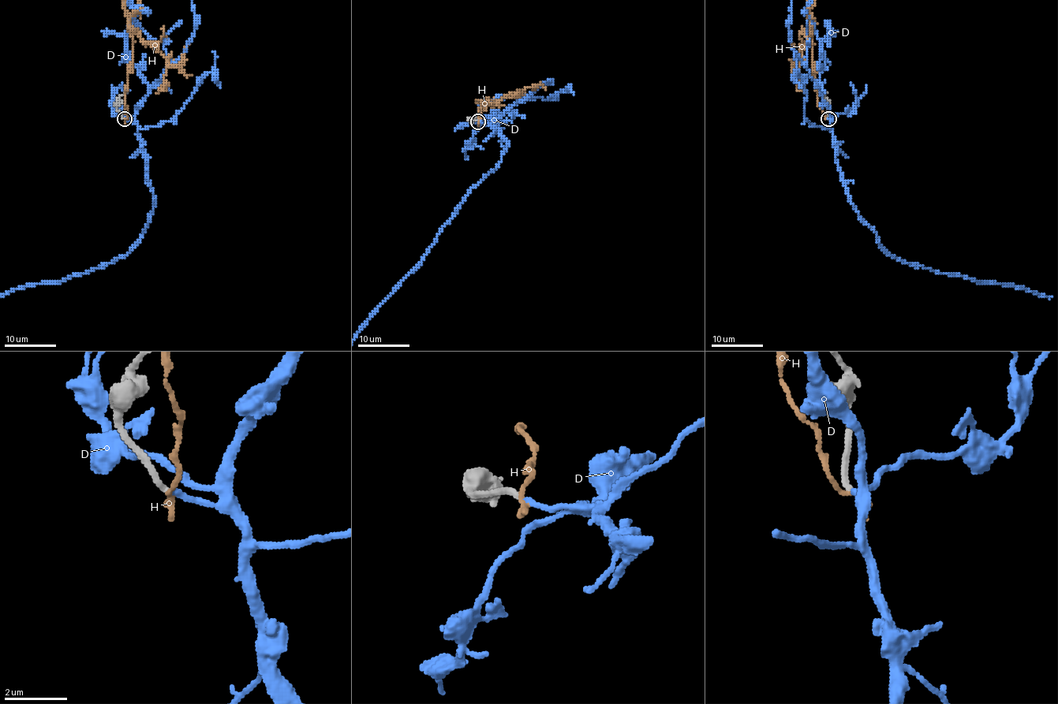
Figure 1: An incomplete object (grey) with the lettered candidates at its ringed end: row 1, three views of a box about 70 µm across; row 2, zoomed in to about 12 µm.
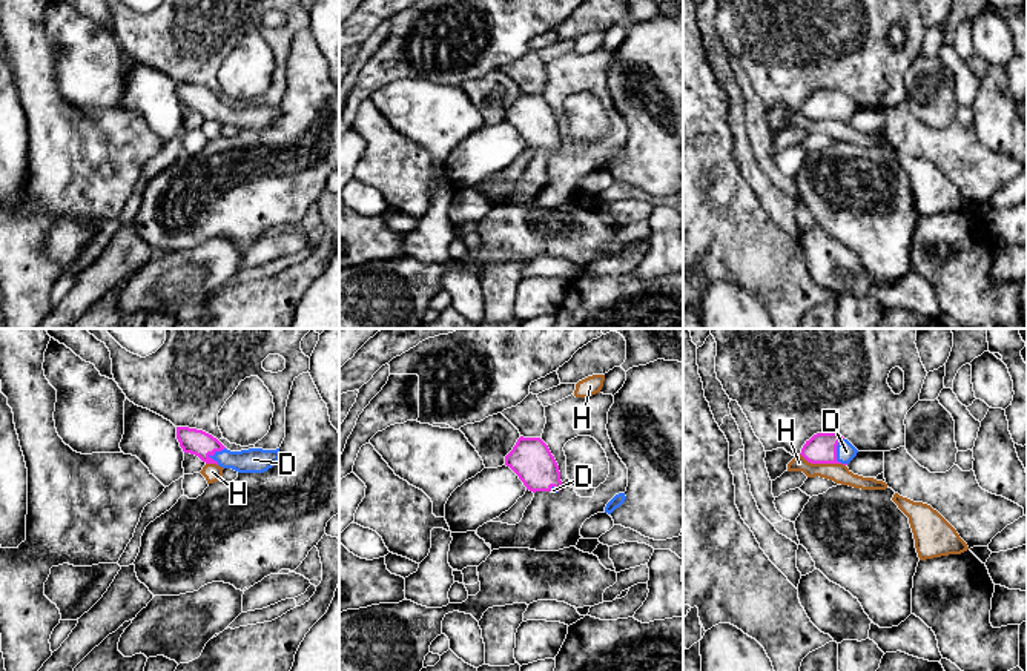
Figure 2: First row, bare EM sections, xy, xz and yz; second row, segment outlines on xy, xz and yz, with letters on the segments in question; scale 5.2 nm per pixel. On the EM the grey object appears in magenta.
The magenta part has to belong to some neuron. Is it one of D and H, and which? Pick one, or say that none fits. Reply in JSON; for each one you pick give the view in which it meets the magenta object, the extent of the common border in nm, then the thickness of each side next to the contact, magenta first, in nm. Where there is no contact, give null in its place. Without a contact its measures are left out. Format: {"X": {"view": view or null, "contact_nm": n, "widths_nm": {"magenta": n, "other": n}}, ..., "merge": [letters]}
{"D": {"view": "yz", "contact_nm": 150, "widths_nm": {"magenta": 160, "other": 100}}, "merge": ["D"]}

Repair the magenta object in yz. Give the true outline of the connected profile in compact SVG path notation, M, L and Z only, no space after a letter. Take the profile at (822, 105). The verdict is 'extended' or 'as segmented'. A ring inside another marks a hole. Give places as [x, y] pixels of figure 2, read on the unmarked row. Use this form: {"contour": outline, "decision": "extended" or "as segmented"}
{"contour": "M817 89L801 104L801 112L811 120L847 121L858 106L838 89Z", "decision": "extended"}

